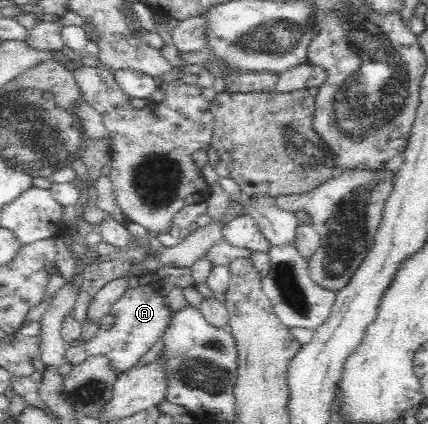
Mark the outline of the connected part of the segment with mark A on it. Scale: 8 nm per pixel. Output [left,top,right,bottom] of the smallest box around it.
[65,279,172,375]

